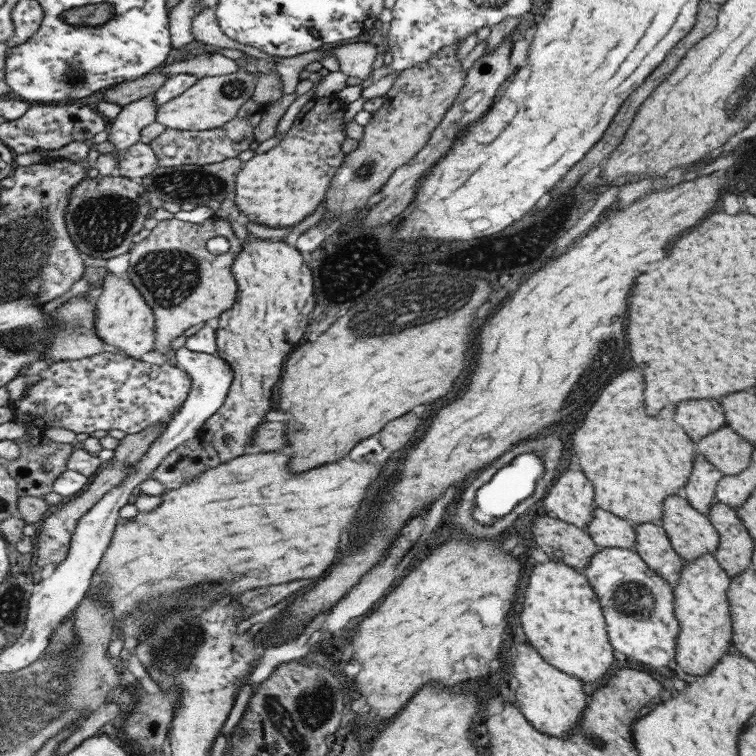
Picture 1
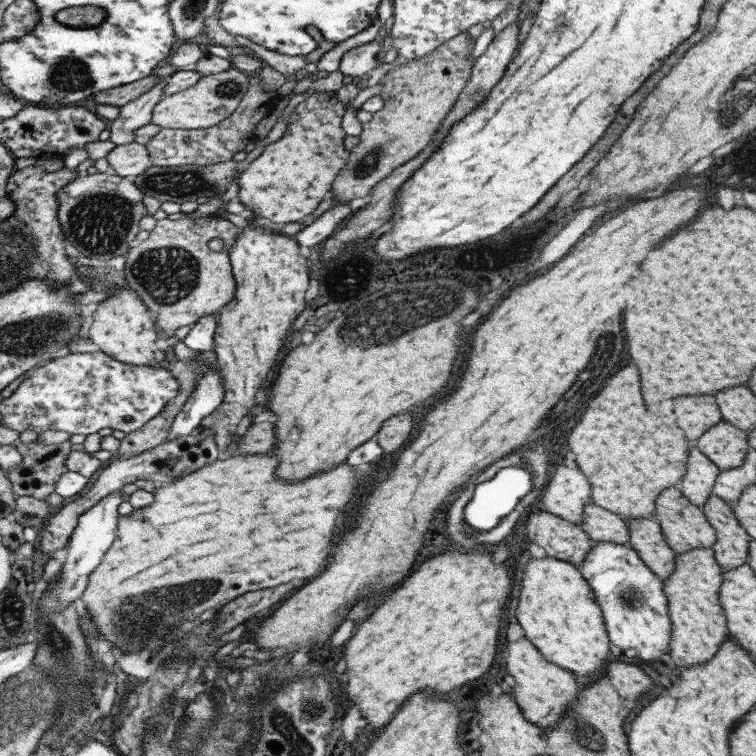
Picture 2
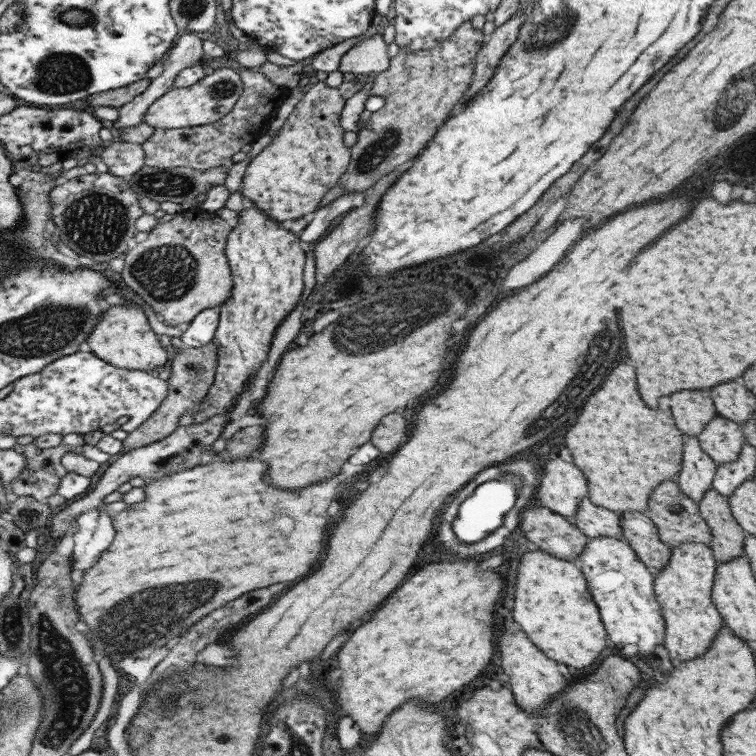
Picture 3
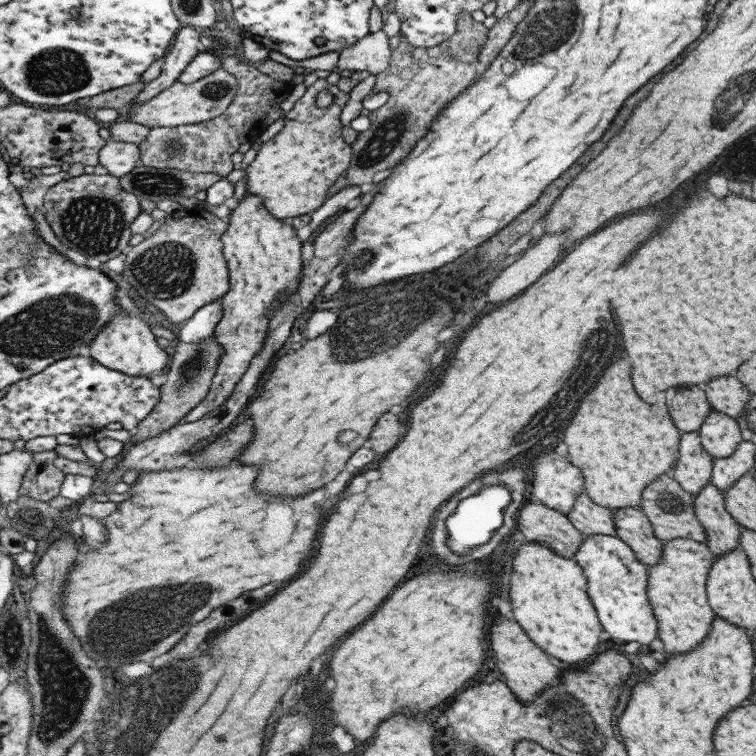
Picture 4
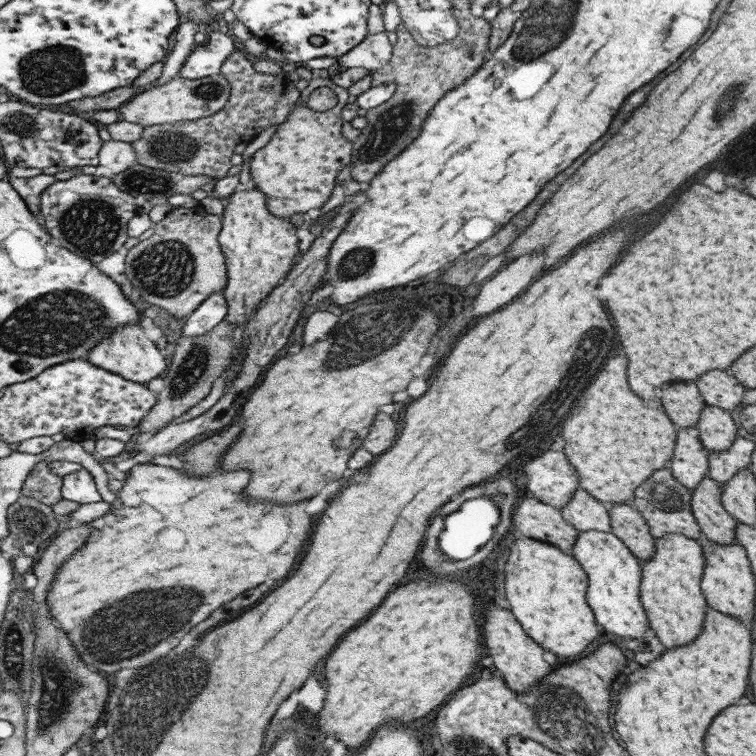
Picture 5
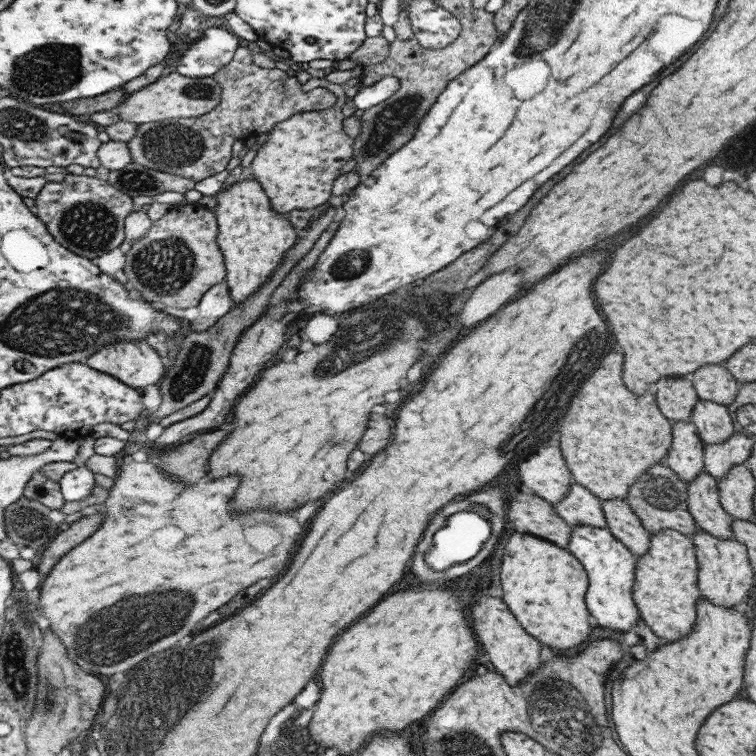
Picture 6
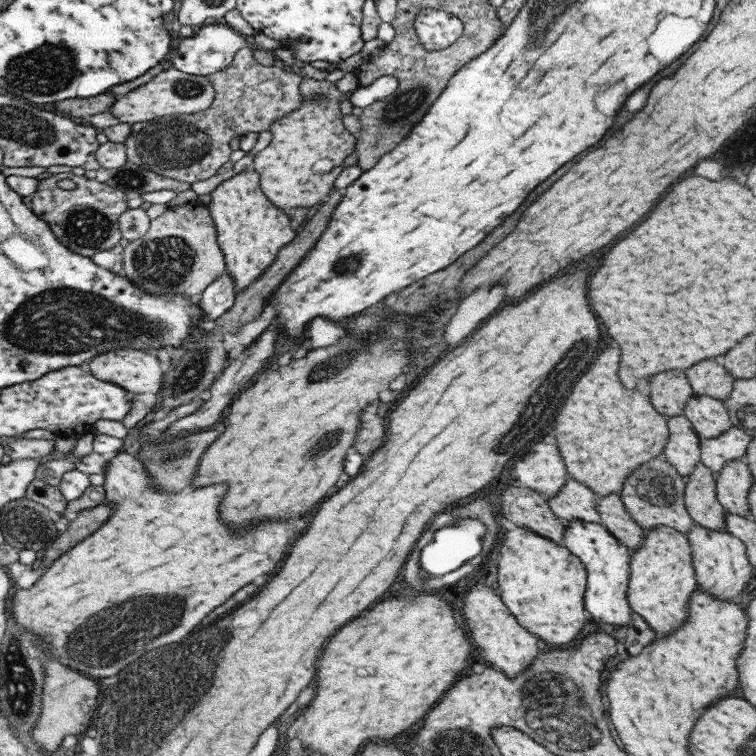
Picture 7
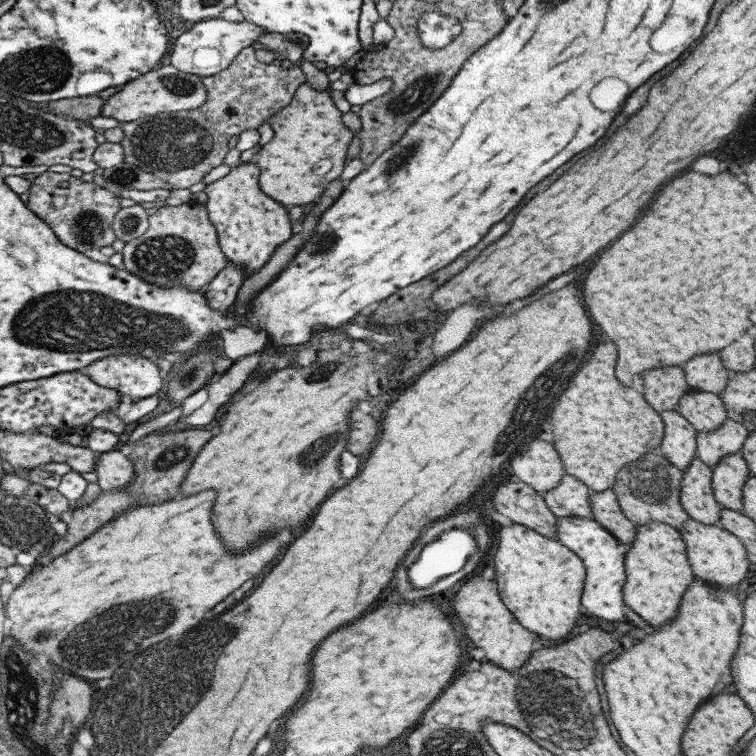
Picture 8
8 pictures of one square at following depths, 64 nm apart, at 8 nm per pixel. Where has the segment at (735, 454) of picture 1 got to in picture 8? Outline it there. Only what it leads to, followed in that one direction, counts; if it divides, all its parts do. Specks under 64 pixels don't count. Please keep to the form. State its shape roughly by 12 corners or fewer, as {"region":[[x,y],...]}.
{"region":[[692,389],[677,411],[698,432],[727,417],[716,394]]}

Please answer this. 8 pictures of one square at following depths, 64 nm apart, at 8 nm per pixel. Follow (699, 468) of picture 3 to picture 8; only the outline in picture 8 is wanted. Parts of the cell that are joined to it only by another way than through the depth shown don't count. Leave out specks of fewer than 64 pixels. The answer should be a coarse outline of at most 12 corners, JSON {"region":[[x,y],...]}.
{"region":[[675,410],[659,411],[657,452],[681,472],[695,458],[696,430]]}

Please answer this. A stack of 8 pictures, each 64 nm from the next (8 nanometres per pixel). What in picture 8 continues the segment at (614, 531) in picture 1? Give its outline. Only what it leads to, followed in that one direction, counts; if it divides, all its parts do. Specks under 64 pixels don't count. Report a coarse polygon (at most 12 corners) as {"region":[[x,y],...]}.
{"region":[[571,474],[543,492],[556,516],[593,519],[592,490]]}

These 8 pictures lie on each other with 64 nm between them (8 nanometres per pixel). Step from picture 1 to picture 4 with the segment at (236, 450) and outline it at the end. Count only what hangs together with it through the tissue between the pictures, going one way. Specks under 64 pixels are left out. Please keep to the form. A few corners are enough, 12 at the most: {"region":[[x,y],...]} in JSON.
{"region":[[243,194],[221,236],[223,348],[195,422],[258,356],[269,314],[298,290],[301,242]]}

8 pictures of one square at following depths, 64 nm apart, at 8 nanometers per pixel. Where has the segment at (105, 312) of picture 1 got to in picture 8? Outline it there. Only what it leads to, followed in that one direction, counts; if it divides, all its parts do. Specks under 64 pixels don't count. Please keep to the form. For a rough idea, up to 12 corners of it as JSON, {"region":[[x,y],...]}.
{"region":[[133,354],[99,358],[80,372],[131,402],[156,394],[156,364]]}

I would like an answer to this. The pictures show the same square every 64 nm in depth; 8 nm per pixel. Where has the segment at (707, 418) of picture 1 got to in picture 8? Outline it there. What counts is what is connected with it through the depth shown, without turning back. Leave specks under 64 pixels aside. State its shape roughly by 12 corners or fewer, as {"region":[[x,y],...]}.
{"region":[[675,368],[643,372],[643,398],[653,410],[675,410],[690,390]]}

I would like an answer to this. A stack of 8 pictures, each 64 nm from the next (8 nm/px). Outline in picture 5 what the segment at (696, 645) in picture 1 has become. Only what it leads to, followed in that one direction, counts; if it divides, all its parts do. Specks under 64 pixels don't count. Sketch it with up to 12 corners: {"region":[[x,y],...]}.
{"region":[[655,541],[639,601],[669,650],[693,642],[707,604],[699,542]]}

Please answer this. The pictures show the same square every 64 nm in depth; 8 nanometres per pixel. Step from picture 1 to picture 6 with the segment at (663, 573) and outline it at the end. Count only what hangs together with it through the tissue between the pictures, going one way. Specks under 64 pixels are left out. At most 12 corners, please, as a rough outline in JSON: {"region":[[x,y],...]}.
{"region":[[625,500],[600,504],[610,533],[643,556],[650,533]]}

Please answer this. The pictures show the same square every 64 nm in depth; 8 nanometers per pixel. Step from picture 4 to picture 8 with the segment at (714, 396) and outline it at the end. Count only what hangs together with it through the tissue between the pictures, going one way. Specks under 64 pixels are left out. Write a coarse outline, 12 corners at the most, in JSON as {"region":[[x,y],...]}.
{"region":[[715,354],[695,356],[683,366],[695,391],[723,392],[730,372]]}

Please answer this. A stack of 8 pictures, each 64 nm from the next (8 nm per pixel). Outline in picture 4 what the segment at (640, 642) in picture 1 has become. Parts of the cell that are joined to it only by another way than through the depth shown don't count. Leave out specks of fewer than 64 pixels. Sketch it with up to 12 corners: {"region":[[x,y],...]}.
{"region":[[615,536],[572,557],[602,630],[649,646],[647,566]]}

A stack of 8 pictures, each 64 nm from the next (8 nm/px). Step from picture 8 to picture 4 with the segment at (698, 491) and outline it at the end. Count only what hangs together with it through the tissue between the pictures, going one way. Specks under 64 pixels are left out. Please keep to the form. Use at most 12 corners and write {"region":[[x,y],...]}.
{"region":[[707,482],[693,500],[714,555],[738,548],[739,528]]}

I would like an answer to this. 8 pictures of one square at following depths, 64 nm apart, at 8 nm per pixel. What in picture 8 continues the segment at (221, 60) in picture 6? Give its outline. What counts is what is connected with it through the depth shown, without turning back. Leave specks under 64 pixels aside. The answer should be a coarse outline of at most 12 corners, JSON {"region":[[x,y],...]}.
{"region":[[245,20],[194,23],[169,64],[208,77],[267,30]]}

